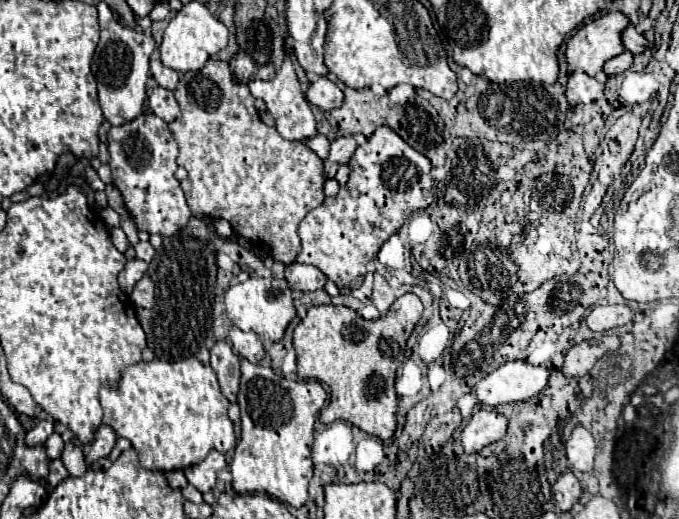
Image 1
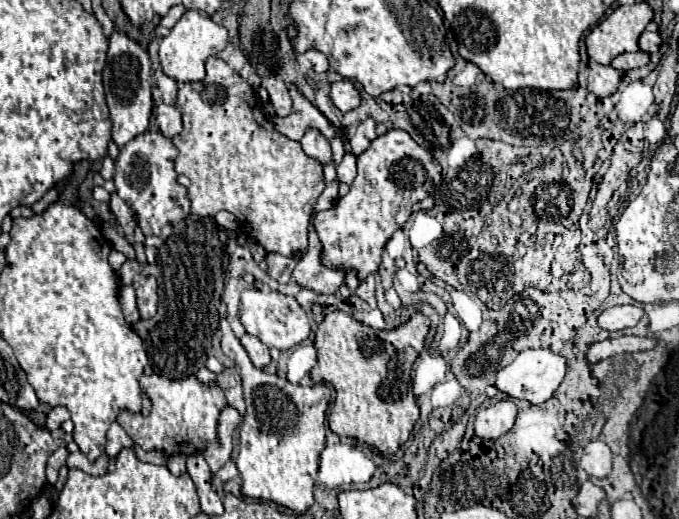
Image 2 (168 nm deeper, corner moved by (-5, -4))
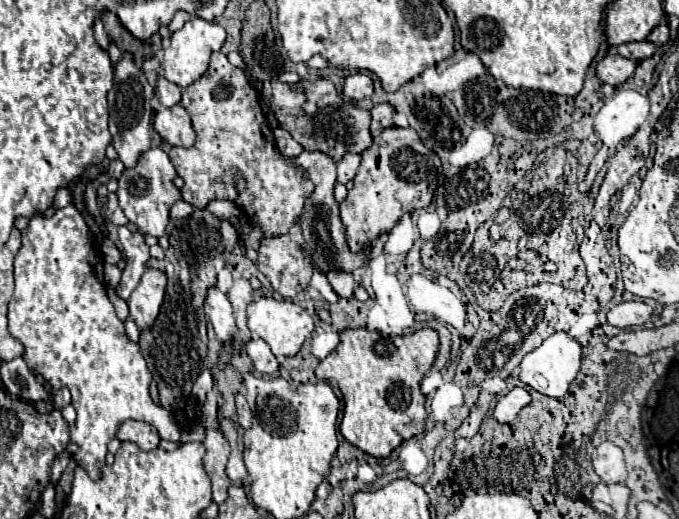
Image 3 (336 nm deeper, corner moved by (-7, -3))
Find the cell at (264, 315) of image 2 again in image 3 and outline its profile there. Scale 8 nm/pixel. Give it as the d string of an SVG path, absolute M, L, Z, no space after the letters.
M259 297L257 301L249 303L247 307L247 319L249 319L249 331L271 347L275 355L295 355L303 341L313 333L313 319L311 315L297 303L289 299L275 299L275 297Z

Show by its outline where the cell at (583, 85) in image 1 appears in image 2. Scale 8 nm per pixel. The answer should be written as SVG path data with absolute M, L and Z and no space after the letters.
M591 64L589 66L589 84L587 84L587 88L589 88L589 92L593 92L599 98L611 96L619 86L621 76L623 76L623 72L615 70L613 66Z

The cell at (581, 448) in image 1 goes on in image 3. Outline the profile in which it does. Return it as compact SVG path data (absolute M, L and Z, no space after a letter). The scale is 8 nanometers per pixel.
M605 441L593 451L593 469L595 473L605 481L605 483L621 483L627 477L625 471L625 461L623 461L623 451Z

